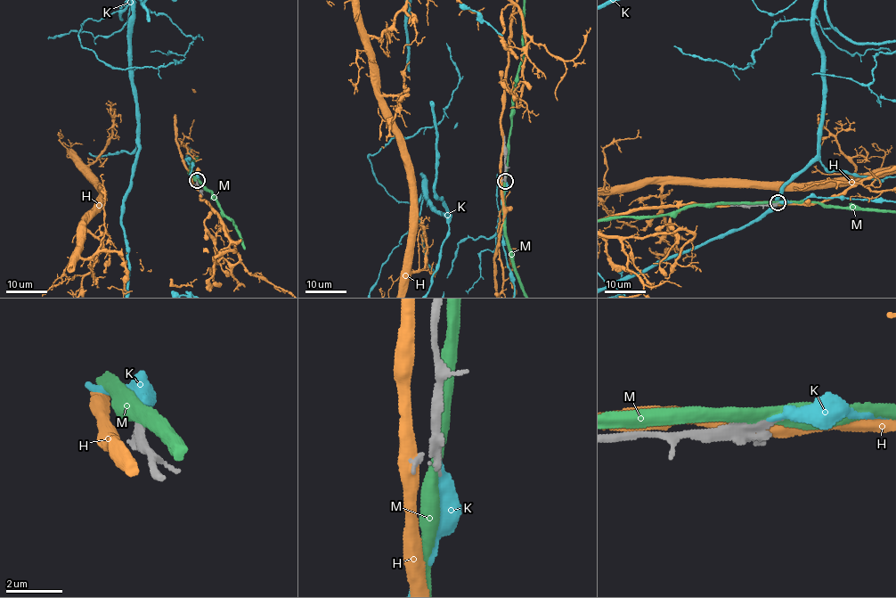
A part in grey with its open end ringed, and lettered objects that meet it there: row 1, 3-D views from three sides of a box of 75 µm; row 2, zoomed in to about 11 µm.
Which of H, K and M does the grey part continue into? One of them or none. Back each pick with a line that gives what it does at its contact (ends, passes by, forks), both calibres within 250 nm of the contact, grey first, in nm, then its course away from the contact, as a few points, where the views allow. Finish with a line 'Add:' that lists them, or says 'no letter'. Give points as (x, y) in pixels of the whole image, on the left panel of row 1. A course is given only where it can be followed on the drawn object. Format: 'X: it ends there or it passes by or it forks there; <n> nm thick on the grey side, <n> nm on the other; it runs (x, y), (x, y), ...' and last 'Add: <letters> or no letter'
K: it ends there; 200 nm thick on the grey side, 300 nm on the other
Add: K

